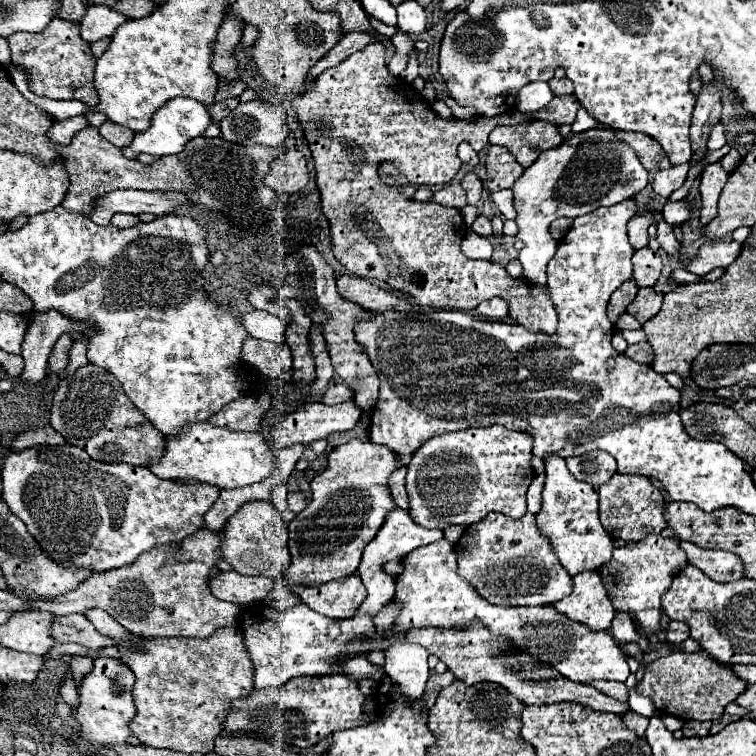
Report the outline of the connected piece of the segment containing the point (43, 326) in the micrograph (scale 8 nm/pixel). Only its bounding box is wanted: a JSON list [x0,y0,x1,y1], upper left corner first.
[21,310,73,382]

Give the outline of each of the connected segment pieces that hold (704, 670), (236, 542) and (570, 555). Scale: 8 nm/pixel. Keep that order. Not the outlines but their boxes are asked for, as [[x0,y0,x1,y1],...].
[[637,650,747,720],[221,500,289,580],[537,458,613,574]]

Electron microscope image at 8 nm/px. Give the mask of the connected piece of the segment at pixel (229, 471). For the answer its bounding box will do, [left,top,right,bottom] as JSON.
[147,422,277,488]

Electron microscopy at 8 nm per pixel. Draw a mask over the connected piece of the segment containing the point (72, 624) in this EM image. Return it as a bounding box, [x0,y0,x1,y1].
[53,614,115,648]

